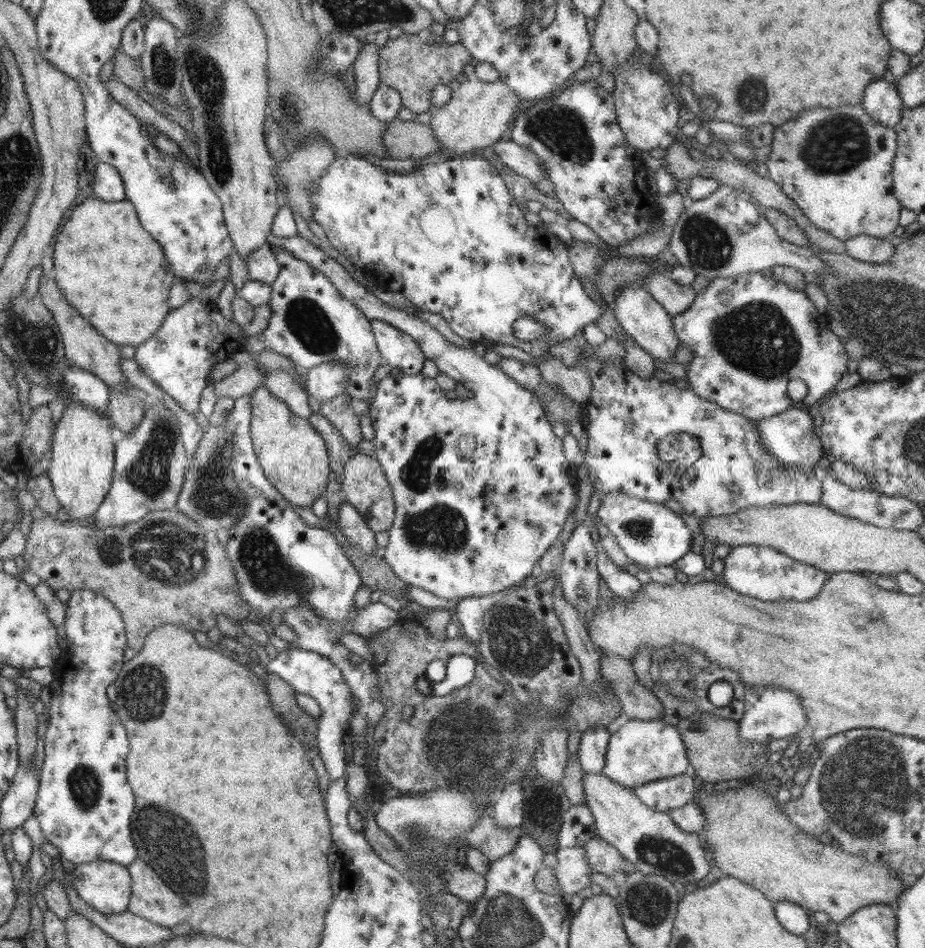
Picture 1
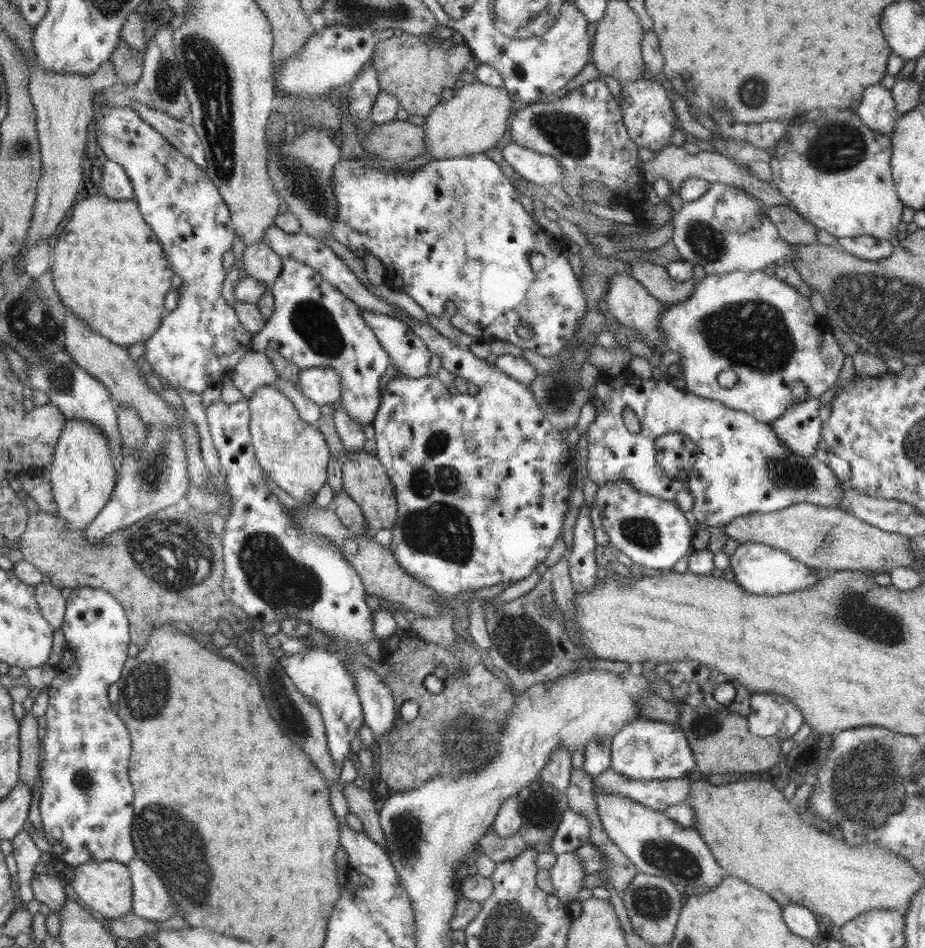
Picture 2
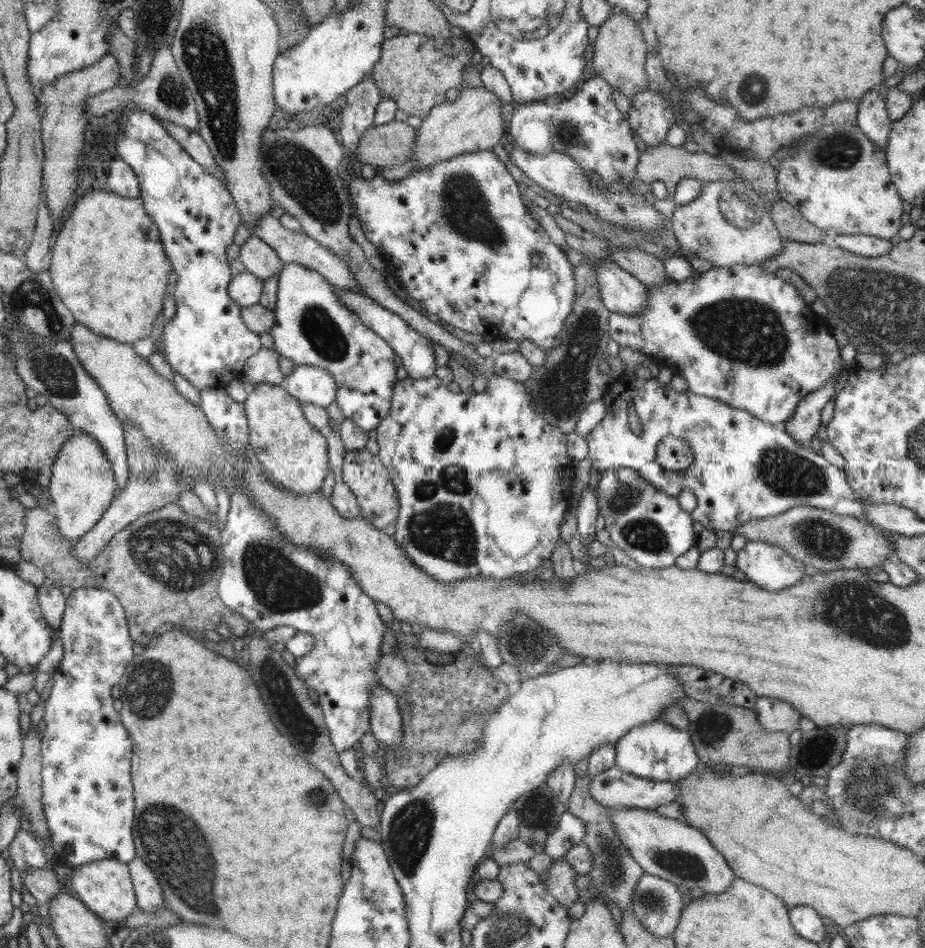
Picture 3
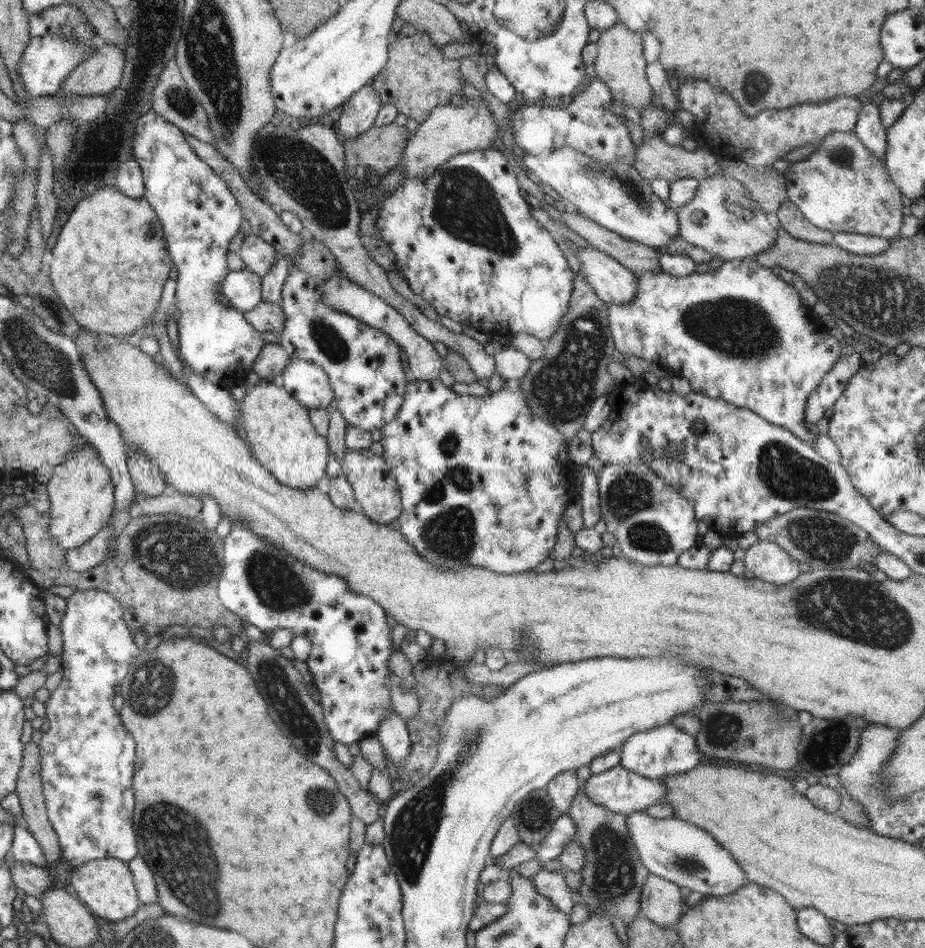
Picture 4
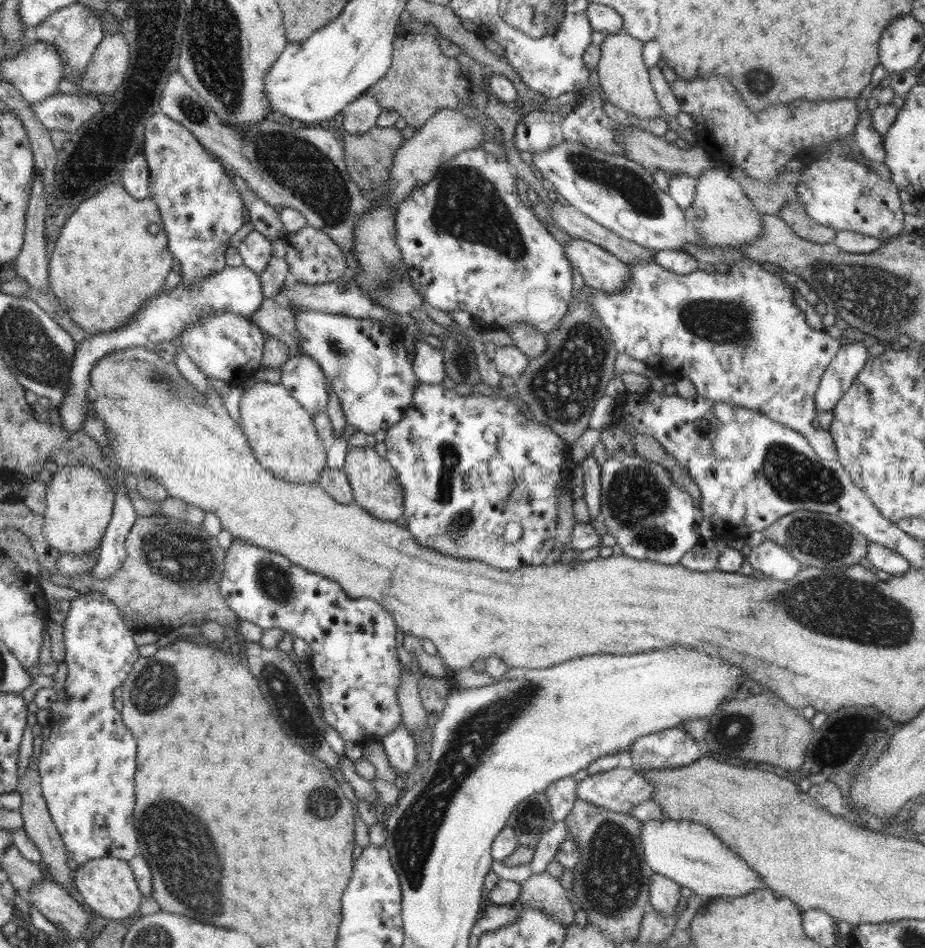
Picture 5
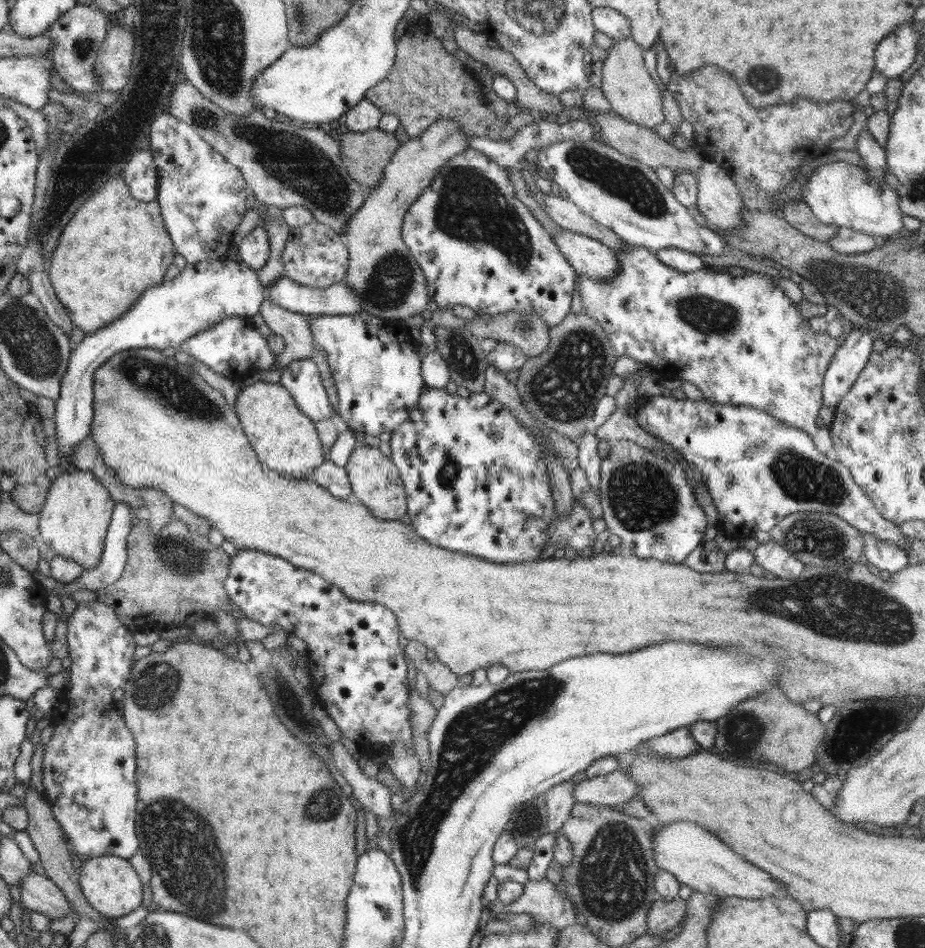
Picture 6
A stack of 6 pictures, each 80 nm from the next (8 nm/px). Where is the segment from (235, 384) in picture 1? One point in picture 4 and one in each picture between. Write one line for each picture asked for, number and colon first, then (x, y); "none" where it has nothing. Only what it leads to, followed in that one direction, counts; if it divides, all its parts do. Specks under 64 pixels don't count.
2: (255, 369)
3: (262, 367)
4: (272, 359)

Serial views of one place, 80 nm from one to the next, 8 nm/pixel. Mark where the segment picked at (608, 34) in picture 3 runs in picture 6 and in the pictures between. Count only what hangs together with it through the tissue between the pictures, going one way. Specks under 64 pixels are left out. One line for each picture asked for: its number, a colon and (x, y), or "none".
4: (620, 64)
5: (623, 76)
6: (626, 83)

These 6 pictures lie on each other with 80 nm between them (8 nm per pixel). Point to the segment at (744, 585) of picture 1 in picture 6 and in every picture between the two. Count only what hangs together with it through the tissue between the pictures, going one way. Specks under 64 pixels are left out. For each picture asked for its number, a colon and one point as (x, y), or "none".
2: (759, 569)
3: (766, 565)
4: (768, 562)
5: (773, 561)
6: (772, 556)

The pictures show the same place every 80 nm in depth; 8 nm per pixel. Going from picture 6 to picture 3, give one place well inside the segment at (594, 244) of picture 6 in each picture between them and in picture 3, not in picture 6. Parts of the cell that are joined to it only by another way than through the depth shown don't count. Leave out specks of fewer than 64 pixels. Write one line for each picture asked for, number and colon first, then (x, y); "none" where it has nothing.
3: (619, 292)
4: (615, 285)
5: (602, 272)

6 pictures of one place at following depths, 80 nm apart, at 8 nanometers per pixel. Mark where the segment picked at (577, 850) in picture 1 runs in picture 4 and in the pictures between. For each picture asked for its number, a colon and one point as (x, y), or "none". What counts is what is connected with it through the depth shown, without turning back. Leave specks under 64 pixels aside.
2: (567, 874)
3: (560, 882)
4: (551, 884)

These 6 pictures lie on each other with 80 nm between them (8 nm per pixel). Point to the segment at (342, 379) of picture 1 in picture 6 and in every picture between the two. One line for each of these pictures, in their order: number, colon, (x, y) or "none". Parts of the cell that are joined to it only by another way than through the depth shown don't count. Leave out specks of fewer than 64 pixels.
2: (322, 385)
3: (311, 384)
4: (307, 382)
5: (302, 377)
6: (301, 378)

